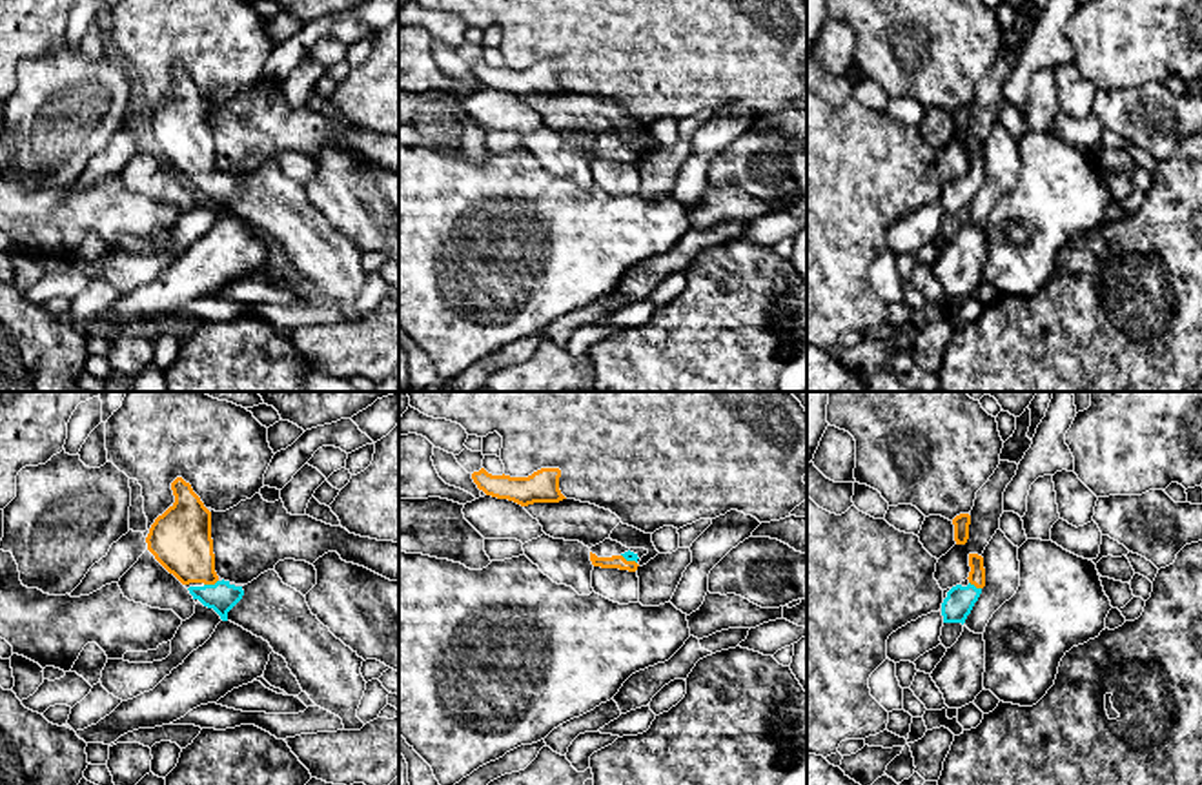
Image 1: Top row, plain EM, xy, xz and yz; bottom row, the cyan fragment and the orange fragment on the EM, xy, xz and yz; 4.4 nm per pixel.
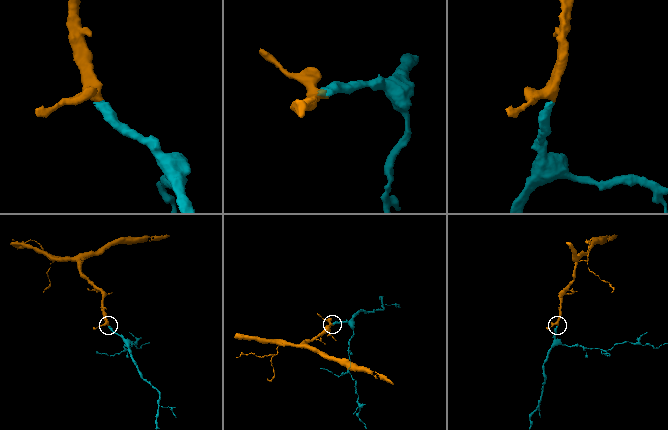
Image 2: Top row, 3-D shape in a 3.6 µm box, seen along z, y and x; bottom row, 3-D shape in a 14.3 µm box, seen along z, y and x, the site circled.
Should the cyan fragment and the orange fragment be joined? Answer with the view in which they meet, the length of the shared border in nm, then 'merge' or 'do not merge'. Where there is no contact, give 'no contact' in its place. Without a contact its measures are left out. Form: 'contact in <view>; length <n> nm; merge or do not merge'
contact in xy; length 70 nm; merge

